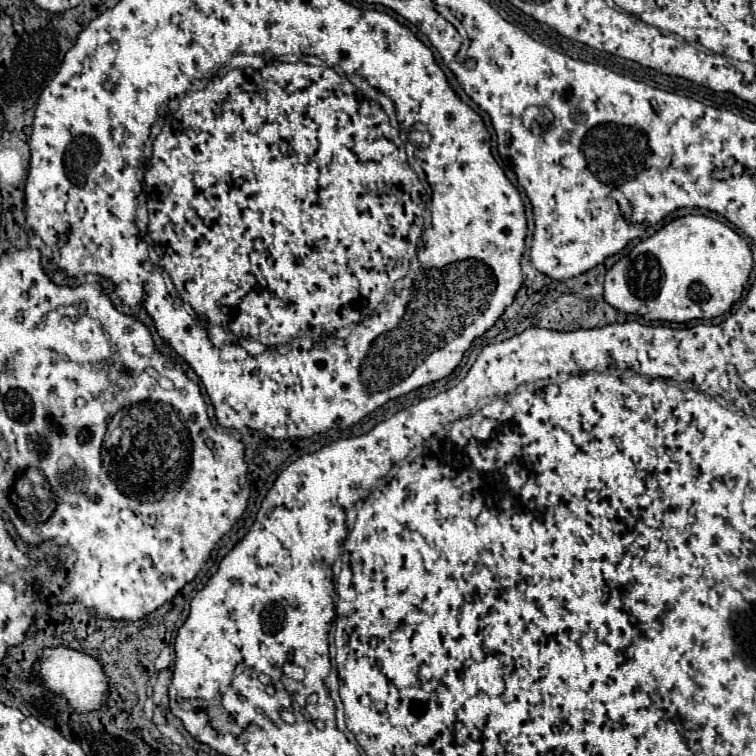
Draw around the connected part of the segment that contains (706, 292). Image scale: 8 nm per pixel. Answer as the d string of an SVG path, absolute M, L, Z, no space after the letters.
M687 215L673 219L617 261L605 275L603 297L617 311L635 313L649 321L713 319L741 299L751 269L749 245L727 223L705 215Z

